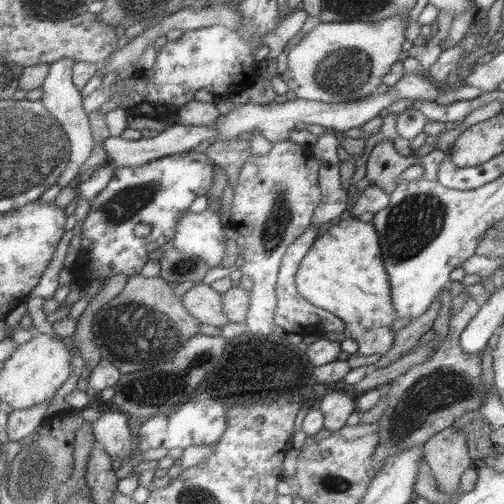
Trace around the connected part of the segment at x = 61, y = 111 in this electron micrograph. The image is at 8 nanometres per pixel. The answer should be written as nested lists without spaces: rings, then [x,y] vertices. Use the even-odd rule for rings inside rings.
[[[60,58],[54,60],[48,65],[48,73],[40,86],[43,94],[40,97],[40,101],[43,106],[55,117],[55,120],[61,125],[61,128],[65,131],[65,134],[70,142],[70,155],[67,161],[67,167],[63,169],[56,184],[59,186],[59,190],[68,186],[69,182],[79,175],[79,167],[85,163],[87,157],[90,155],[91,149],[95,146],[94,138],[90,131],[90,124],[88,121],[88,115],[83,110],[80,90],[73,84],[72,81],[72,66],[74,60],[72,58]]]

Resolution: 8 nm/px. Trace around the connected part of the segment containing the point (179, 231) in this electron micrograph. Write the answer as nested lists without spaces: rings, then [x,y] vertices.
[[[207,209],[197,214],[186,212],[175,227],[172,248],[199,258],[209,269],[220,266],[225,251],[224,227],[217,214]]]

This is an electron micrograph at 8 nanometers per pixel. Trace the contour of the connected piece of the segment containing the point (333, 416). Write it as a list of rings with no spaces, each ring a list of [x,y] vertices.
[[[342,389],[331,390],[323,396],[318,409],[322,412],[325,429],[333,432],[345,425],[347,416],[357,410],[354,397],[355,394]]]

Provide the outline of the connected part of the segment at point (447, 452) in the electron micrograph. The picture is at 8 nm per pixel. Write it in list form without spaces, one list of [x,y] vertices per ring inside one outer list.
[[[444,428],[421,446],[423,460],[430,466],[441,492],[459,493],[459,477],[472,459],[467,454],[466,438],[459,429]]]

